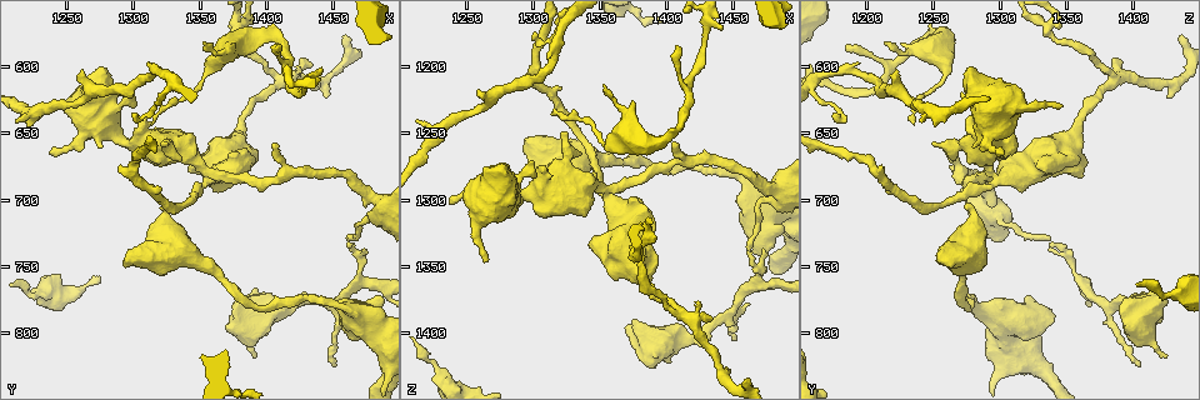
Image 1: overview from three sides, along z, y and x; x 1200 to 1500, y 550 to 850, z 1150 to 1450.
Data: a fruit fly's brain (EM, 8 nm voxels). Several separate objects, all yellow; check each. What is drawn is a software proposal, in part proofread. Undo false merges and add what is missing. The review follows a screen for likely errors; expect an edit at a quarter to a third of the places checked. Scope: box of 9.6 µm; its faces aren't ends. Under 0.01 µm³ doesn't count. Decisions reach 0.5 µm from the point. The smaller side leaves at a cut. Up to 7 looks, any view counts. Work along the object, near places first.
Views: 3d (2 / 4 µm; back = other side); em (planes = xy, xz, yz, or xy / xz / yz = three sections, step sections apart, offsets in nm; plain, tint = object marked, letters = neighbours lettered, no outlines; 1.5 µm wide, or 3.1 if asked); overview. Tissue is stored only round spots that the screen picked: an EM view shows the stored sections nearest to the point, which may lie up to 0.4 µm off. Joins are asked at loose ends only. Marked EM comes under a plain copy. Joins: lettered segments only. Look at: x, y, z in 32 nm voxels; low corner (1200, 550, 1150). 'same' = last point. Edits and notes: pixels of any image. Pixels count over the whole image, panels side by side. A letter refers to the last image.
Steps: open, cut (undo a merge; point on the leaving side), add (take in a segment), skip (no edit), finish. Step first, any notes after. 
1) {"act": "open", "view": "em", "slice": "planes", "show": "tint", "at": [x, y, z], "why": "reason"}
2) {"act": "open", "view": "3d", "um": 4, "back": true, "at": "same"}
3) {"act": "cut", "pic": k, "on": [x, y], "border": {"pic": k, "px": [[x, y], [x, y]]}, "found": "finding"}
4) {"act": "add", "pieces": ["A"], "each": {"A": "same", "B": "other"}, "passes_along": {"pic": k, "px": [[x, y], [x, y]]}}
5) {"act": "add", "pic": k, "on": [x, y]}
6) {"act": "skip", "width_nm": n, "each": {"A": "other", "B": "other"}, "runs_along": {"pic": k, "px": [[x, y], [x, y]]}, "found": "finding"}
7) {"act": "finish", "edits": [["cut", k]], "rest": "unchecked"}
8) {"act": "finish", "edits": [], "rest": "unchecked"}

{"act": "open", "view": "em", "slice": "planes", "show": "letters", "at": [1290, 656, 1298], "why": "three-way junction"}

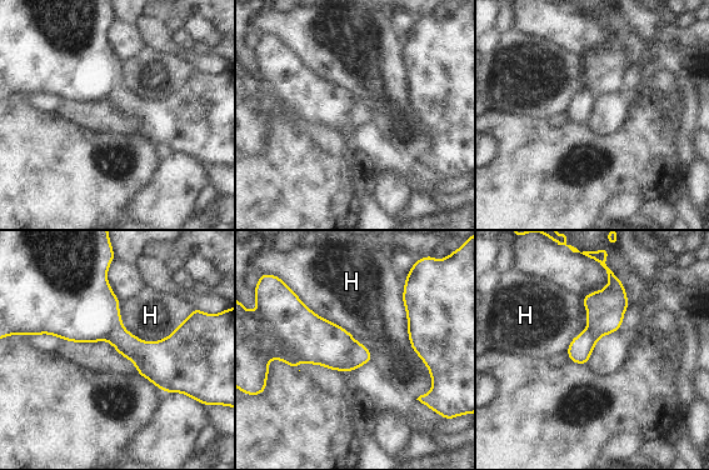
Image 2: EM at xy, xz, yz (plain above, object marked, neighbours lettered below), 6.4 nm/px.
{"act": "skip", "longest_contact_nm": ["H", 750], "each": {"H": "other"}, "border": {"pic": 2, "px": [[403, 286], [432, 383], [417, 399]]}, "found": "continuous, no second neuron"}

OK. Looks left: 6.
{"act": "open", "view": "em", "slice": "planes", "show": "letters", "at": [1224, 772, 1422], "why": "narrows sharply"}

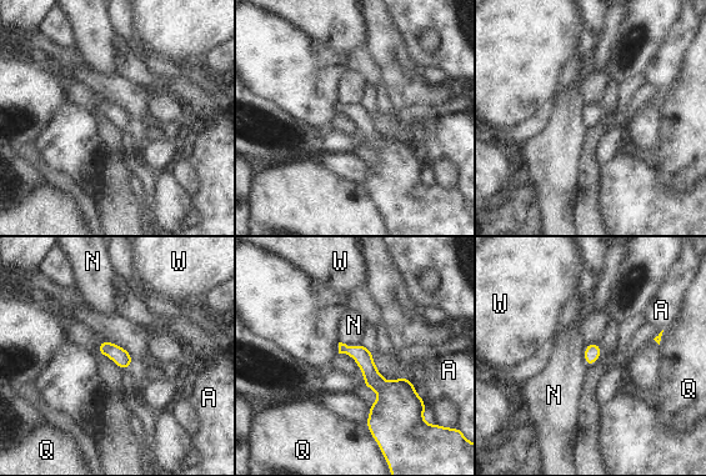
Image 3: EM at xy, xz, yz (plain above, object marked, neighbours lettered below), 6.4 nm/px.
{"act": "skip", "width_nm": 110, "each": {"A": "other", "N": "other", "Q": "other", "W": "other"}, "found": "one neuron here"}

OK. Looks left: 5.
{"act": "open", "view": "em", "slice": "planes", "show": "letters", "at": [1236, 666, 1302], "why": "branch stops here"}

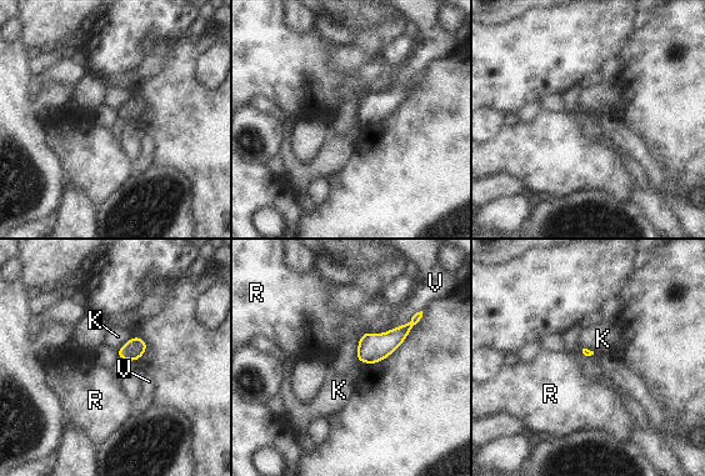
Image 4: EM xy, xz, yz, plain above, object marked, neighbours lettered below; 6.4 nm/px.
{"act": "skip", "each": {"K": "other", "R": "other", "V": "other"}, "border": {"pic": 4, "px": [[133, 335], [116, 351]]}, "found": "none of them fits"}

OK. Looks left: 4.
{"act": "finish", "edits": [], "rest": "unchecked"}

